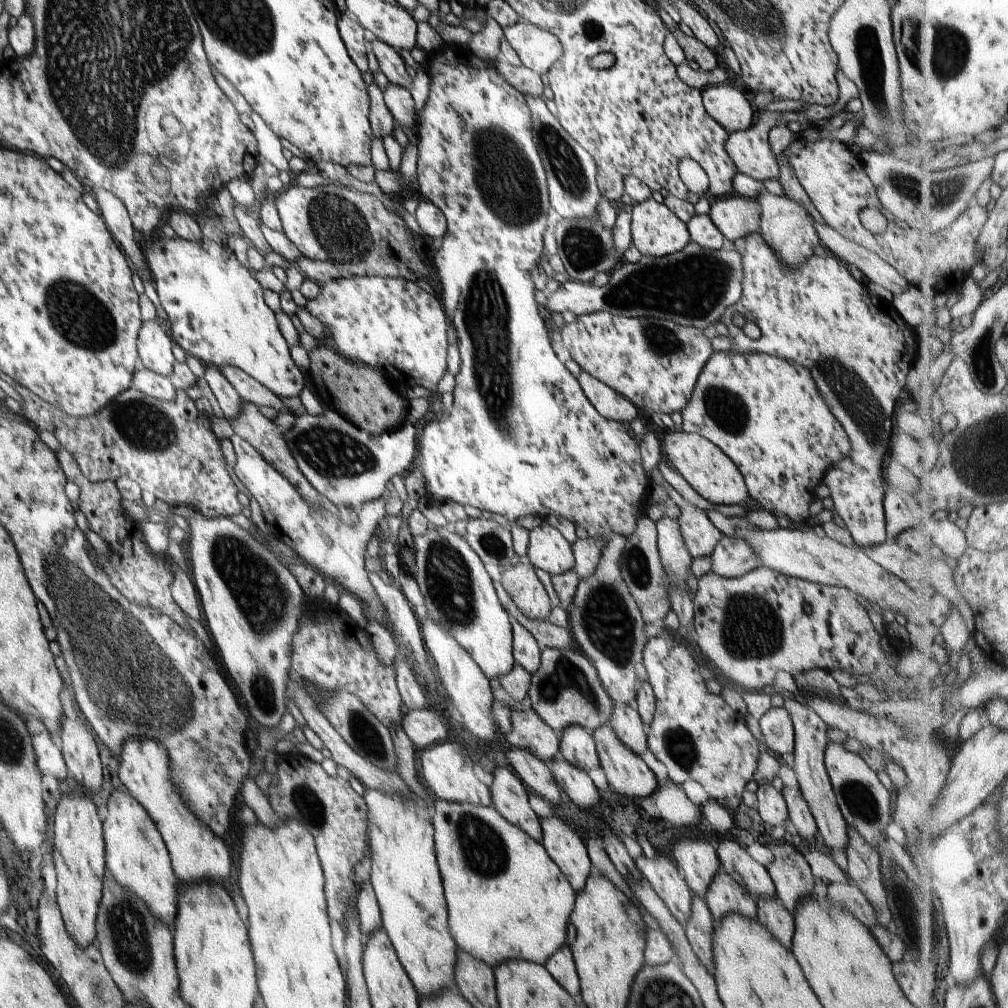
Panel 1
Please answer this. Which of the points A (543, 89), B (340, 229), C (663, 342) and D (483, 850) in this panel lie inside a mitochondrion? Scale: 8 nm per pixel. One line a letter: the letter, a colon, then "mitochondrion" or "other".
A: other
B: mitochondrion
C: mitochondrion
D: mitochondrion

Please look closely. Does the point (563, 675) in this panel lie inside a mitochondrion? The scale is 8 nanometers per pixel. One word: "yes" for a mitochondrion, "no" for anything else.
yes

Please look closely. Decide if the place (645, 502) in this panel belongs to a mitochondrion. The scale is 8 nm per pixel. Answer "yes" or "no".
no

